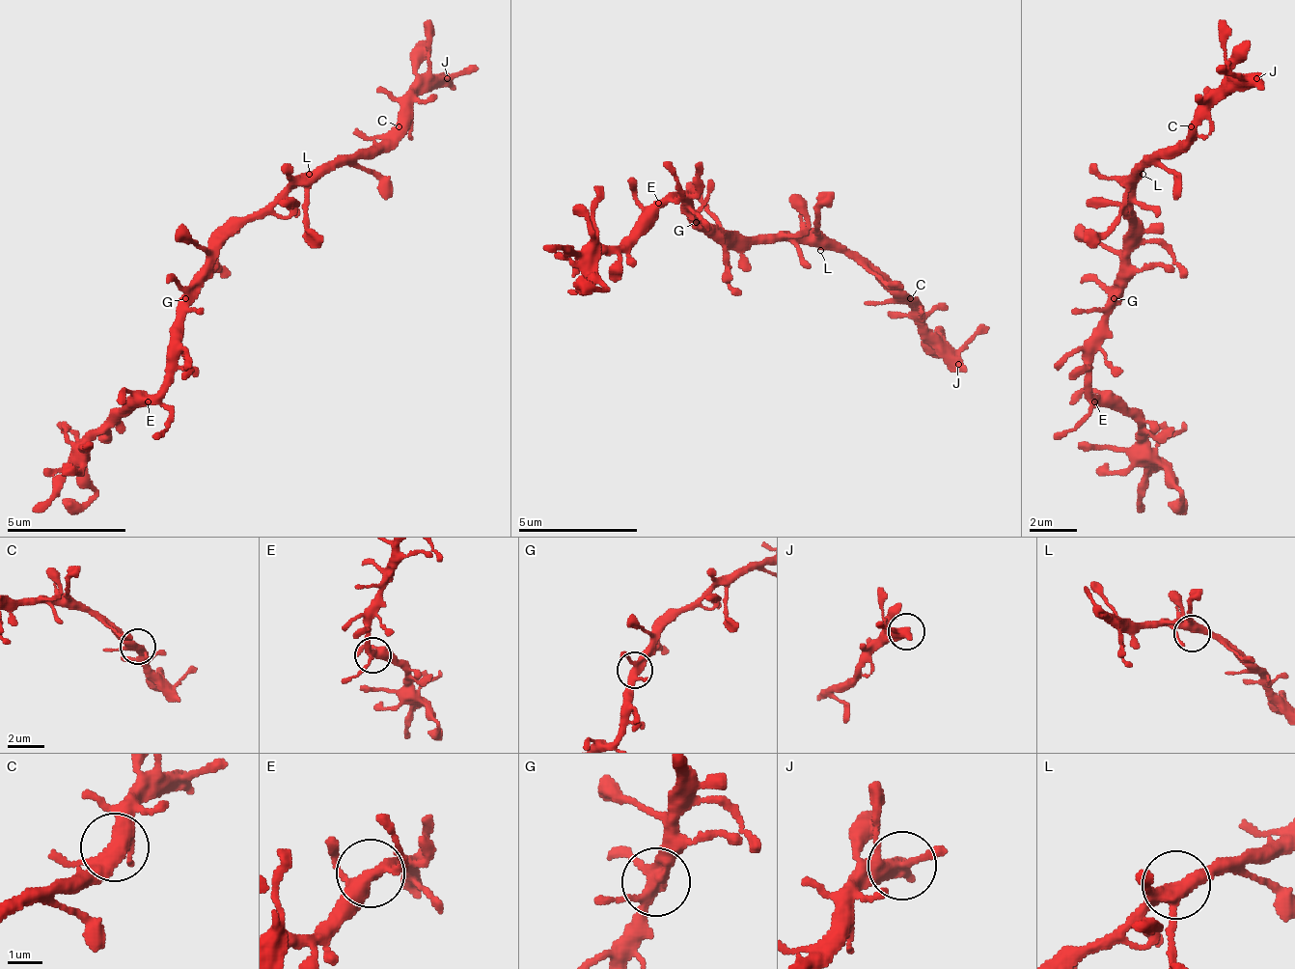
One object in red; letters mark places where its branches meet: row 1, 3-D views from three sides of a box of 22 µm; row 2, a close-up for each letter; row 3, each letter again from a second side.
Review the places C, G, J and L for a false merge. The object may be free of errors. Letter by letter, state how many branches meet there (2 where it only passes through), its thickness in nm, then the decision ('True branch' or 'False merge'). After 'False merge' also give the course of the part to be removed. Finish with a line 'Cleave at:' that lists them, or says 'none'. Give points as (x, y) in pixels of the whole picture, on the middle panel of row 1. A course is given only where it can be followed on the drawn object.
C: Branches: 4. Thickness 340 nm. True branch
G: Branches: 4. Thickness 340 nm. True branch
J: Branches: 2. Thickness 400 nm. True branch
L: Branches: 4. Thickness 360 nm. True branch
Cleave at: none

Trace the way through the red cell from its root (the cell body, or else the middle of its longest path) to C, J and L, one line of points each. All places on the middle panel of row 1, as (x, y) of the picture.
C: (725, 227), (742, 238), (820, 238), (856, 263), (868, 263), (904, 298), (910, 298)
J: (725, 227), (742, 238), (820, 238), (856, 263), (868, 263), (916, 310), (916, 322), (958, 364)
L: (725, 227), (742, 238), (808, 238), (820, 250)

